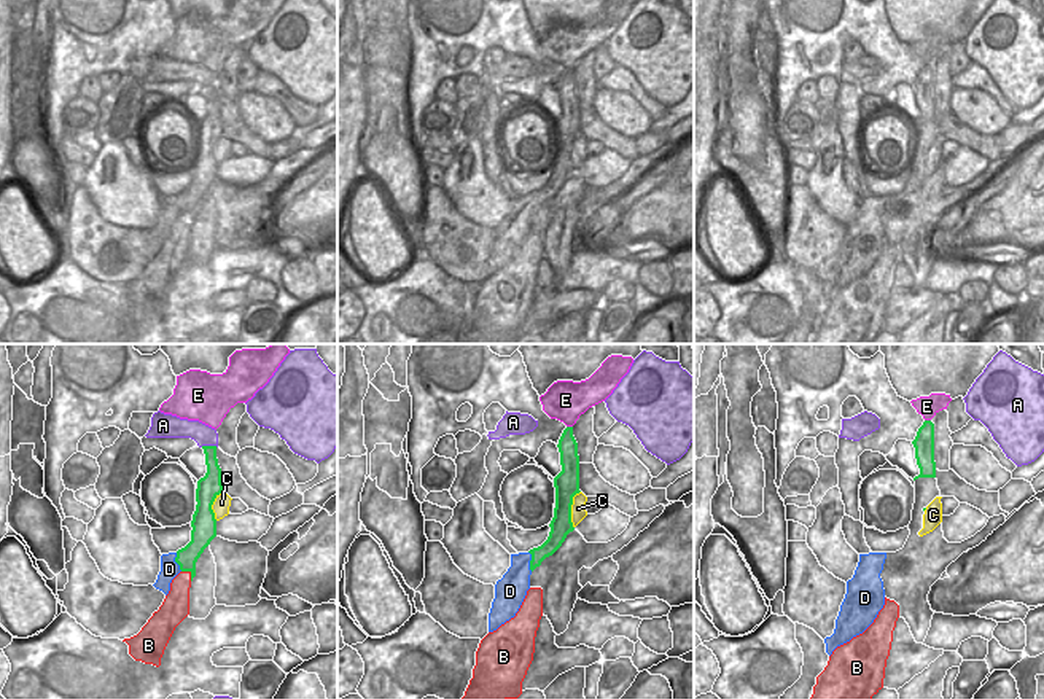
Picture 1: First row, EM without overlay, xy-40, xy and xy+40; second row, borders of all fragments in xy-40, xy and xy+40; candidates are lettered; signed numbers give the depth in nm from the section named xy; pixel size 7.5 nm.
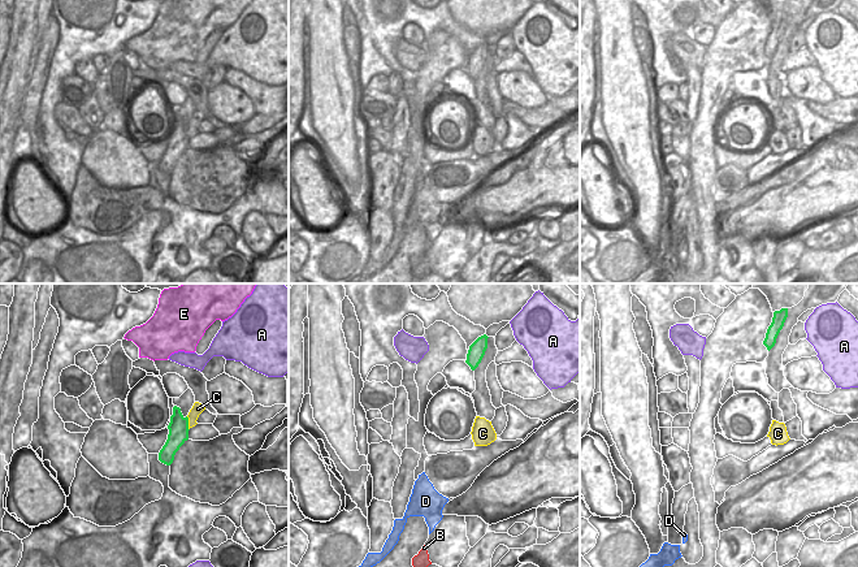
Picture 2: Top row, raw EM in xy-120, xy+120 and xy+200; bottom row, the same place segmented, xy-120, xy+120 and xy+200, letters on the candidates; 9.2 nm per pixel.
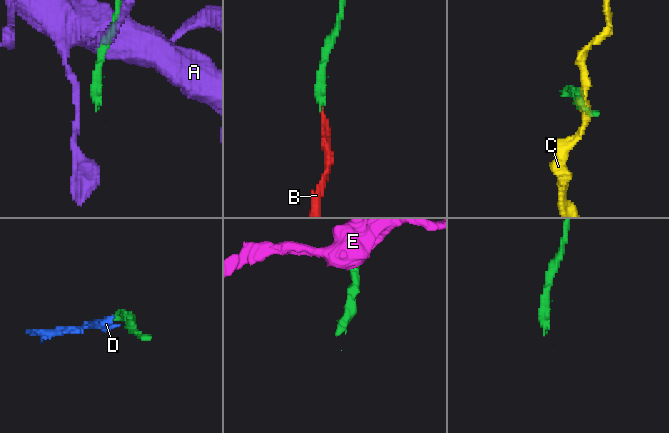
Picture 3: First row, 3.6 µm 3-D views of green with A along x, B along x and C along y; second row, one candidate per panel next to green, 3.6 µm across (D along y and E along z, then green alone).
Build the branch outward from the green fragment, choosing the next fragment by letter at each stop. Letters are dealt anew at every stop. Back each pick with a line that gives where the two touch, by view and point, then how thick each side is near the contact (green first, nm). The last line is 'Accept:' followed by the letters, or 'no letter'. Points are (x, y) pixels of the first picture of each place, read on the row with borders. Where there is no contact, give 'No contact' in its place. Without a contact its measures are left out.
B: Touches green at xy-40 (191, 574). Thickness 160 nm (green) against 190 nm
Accept: B.

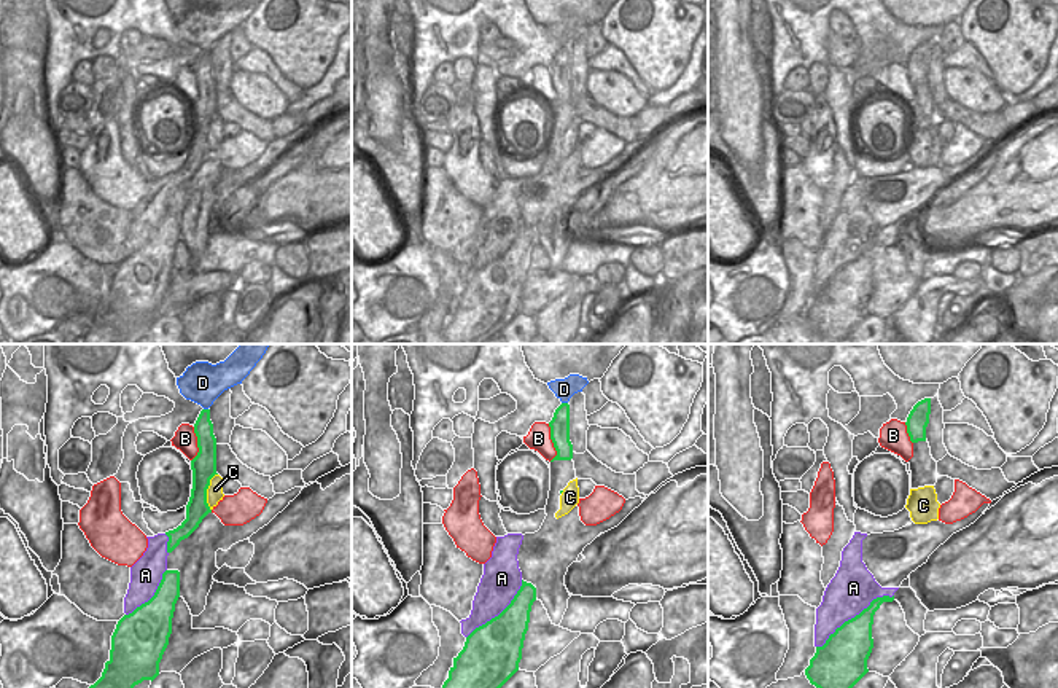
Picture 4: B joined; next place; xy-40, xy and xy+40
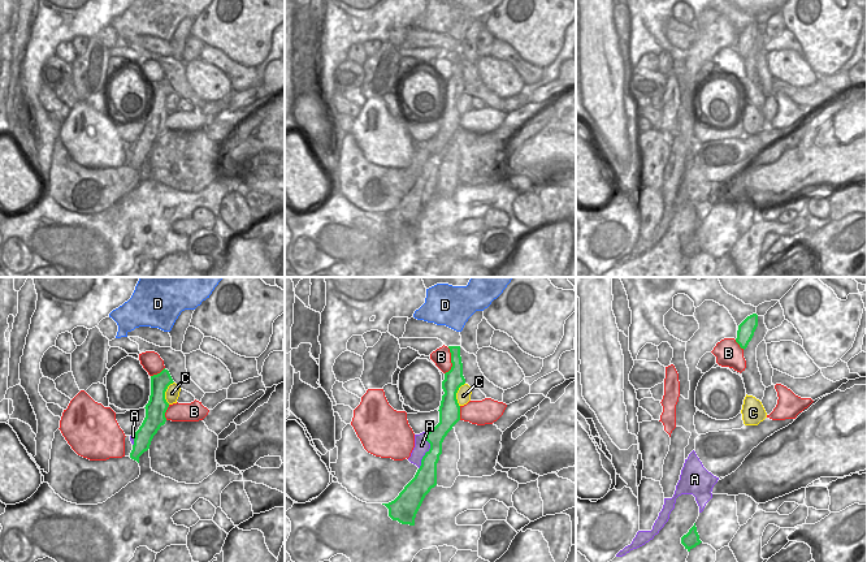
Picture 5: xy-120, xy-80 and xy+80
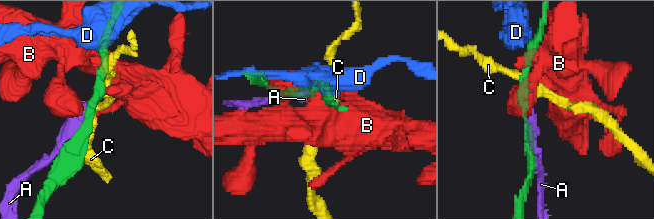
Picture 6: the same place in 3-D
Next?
Accept: no letter.

